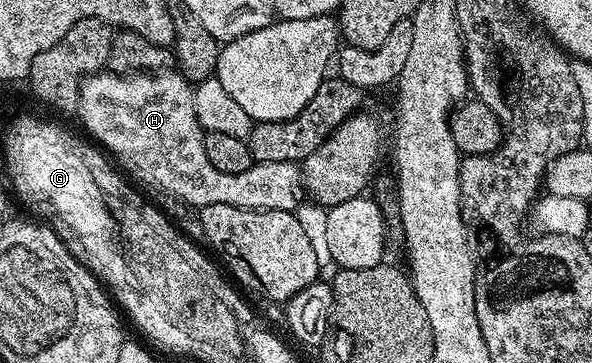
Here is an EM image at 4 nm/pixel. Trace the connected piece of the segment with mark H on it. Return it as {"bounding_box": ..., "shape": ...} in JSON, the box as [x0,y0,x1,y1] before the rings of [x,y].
{"bounding_box":[78,71,305,213],"shape":[[[93,71],[80,82],[78,117],[84,120],[85,127],[97,137],[95,140],[116,161],[118,159],[124,164],[122,169],[128,177],[130,175],[134,180],[141,181],[152,189],[161,189],[162,192],[169,193],[170,196],[177,197],[188,205],[203,207],[210,203],[230,203],[230,207],[243,209],[258,211],[277,209],[287,213],[293,212],[305,196],[301,166],[291,161],[282,163],[261,161],[241,173],[218,171],[218,167],[210,163],[210,155],[206,155],[204,142],[206,130],[196,117],[193,92],[193,86],[188,78],[179,71],[136,71],[127,76],[109,71]]]}

